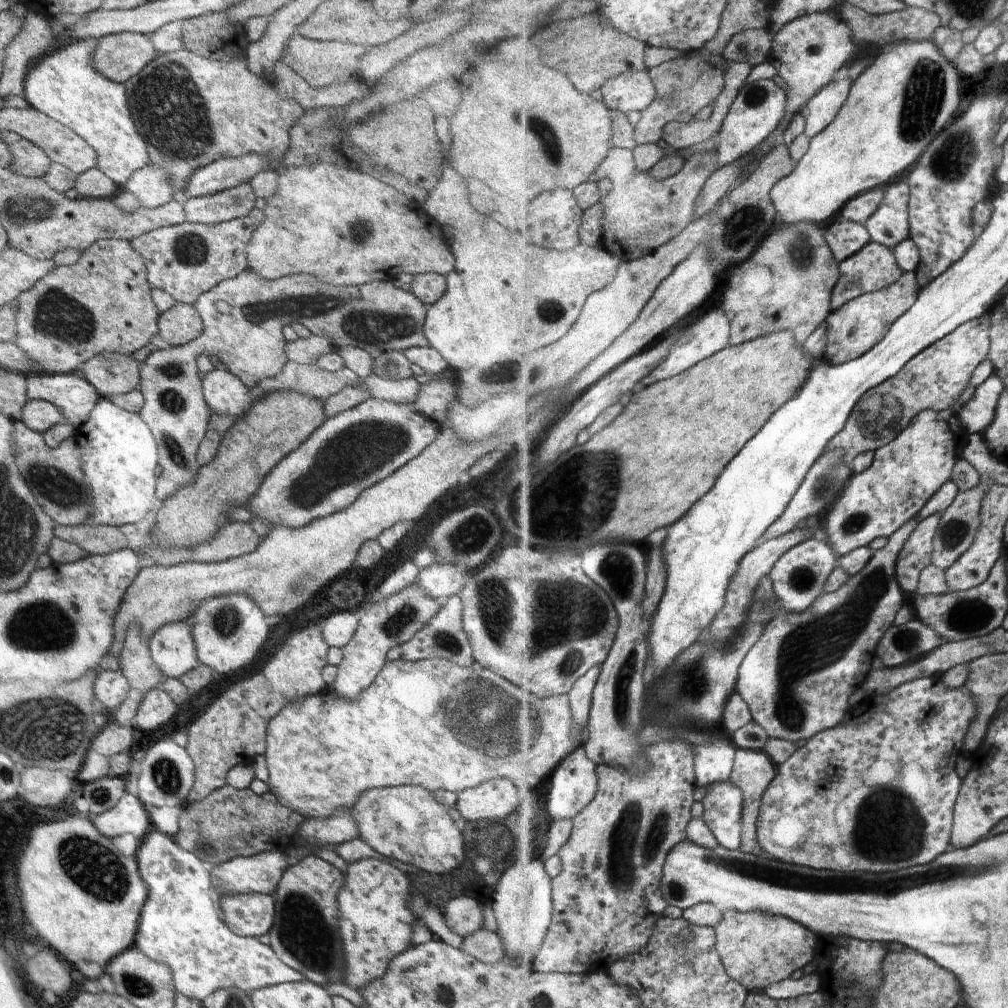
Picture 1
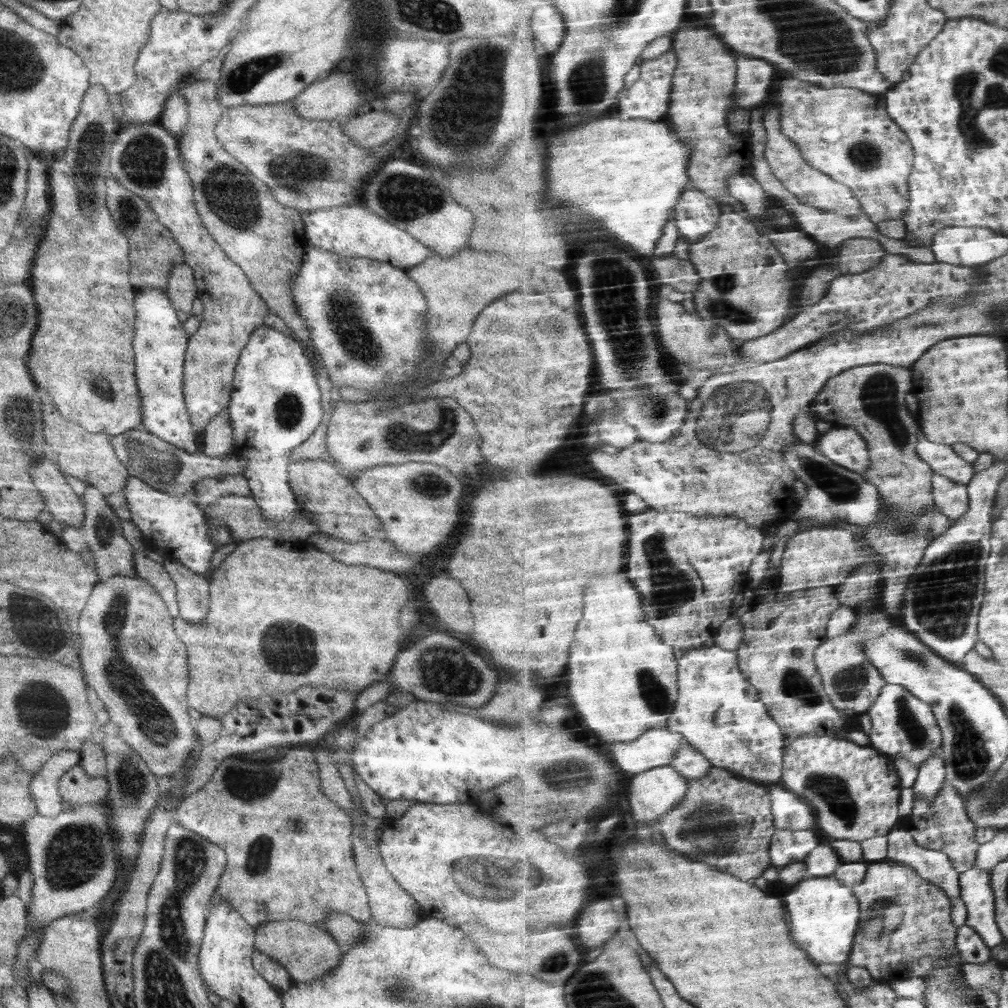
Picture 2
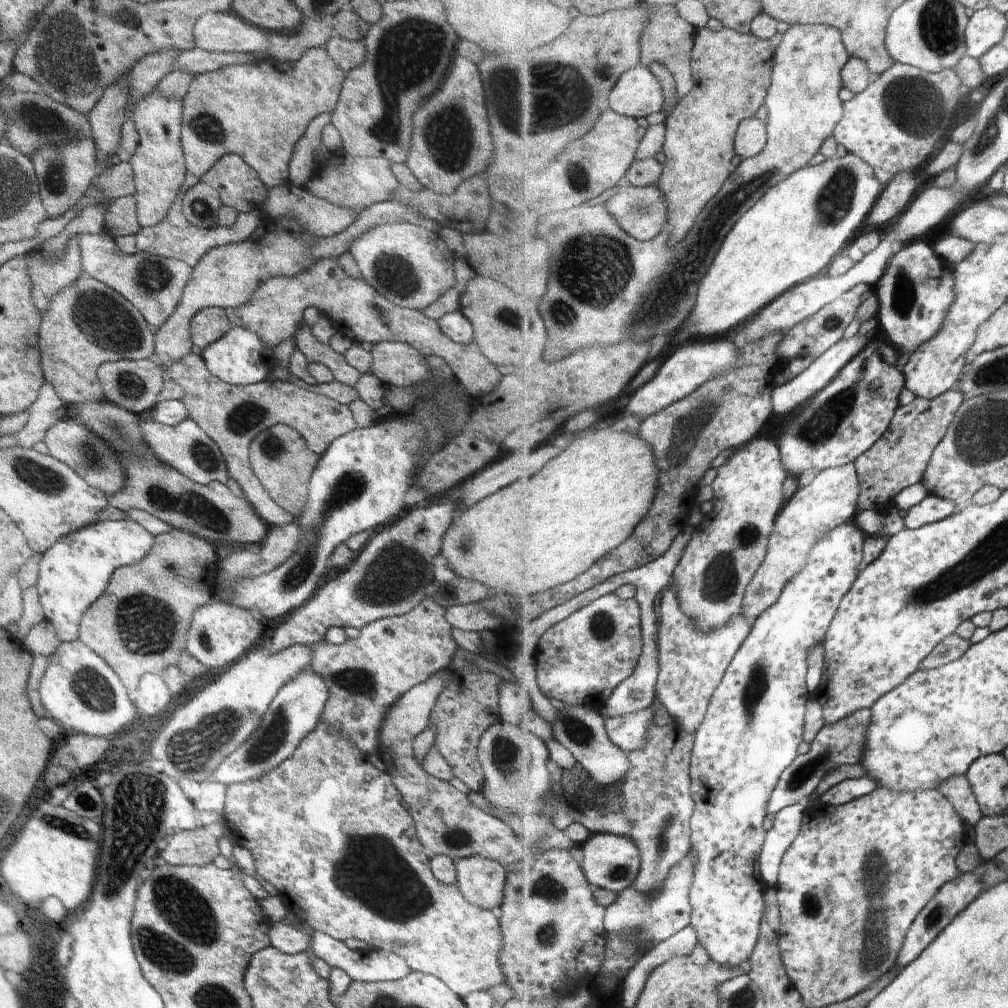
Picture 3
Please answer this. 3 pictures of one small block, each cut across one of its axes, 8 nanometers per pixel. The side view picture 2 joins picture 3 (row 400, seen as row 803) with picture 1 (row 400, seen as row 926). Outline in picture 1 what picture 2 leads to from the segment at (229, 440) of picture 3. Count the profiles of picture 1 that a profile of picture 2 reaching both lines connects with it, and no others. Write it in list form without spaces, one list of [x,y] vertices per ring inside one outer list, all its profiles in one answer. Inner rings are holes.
[[[286,361],[284,368],[274,377],[261,380],[251,391],[253,402],[266,393],[293,390],[321,401],[335,395],[345,386],[359,383],[359,376],[348,367],[325,371],[318,365],[301,365]]]

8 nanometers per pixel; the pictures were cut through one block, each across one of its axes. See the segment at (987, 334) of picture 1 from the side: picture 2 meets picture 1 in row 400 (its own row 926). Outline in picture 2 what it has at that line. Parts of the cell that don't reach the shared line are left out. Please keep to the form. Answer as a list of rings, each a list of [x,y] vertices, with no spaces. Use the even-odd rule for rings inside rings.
[[[891,860],[870,862],[867,877],[855,889],[861,902],[863,919],[856,948],[849,958],[850,967],[864,966],[875,980],[893,983],[928,976],[944,965],[965,964],[958,946],[960,930],[952,920],[952,898],[937,883],[922,878],[914,866]]]

